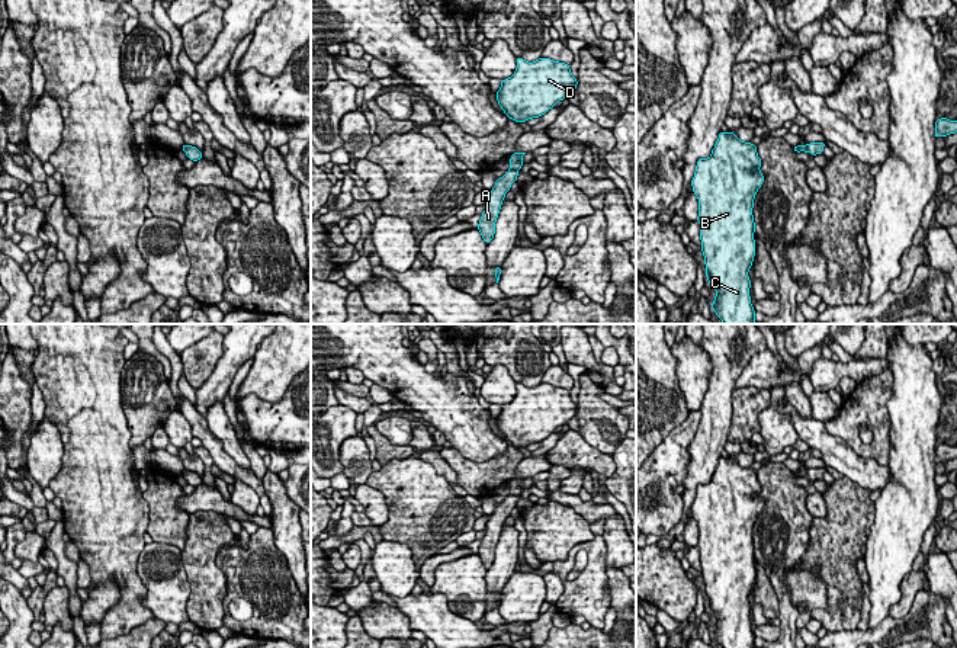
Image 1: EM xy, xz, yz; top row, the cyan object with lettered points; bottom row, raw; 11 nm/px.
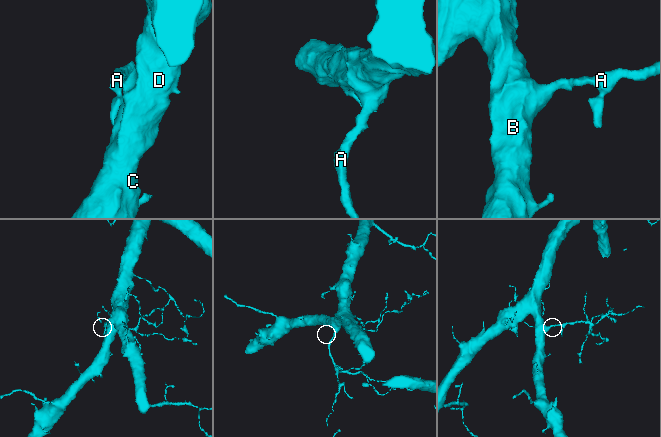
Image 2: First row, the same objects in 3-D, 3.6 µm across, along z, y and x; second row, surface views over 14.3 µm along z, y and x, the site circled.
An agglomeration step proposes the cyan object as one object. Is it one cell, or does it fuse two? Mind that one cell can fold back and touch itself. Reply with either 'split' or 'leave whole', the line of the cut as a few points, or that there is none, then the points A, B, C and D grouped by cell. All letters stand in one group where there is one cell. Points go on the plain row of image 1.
leave whole; no cut; A B C D

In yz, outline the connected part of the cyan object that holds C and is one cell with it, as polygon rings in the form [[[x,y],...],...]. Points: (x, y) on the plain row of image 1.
[[[720,456],[709,484],[699,484],[691,506],[699,525],[701,578],[704,580],[707,607],[716,616],[712,635],[723,648],[755,648],[751,629],[748,596],[755,581],[754,525],[764,507],[757,471],[741,466],[733,458]]]

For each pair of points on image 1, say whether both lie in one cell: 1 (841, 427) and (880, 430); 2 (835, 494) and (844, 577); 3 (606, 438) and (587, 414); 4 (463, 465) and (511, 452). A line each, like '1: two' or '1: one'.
1: one
2: one
3: one
4: one

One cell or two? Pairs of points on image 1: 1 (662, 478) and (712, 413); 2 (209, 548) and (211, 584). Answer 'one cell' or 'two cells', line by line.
1: two cells
2: one cell

